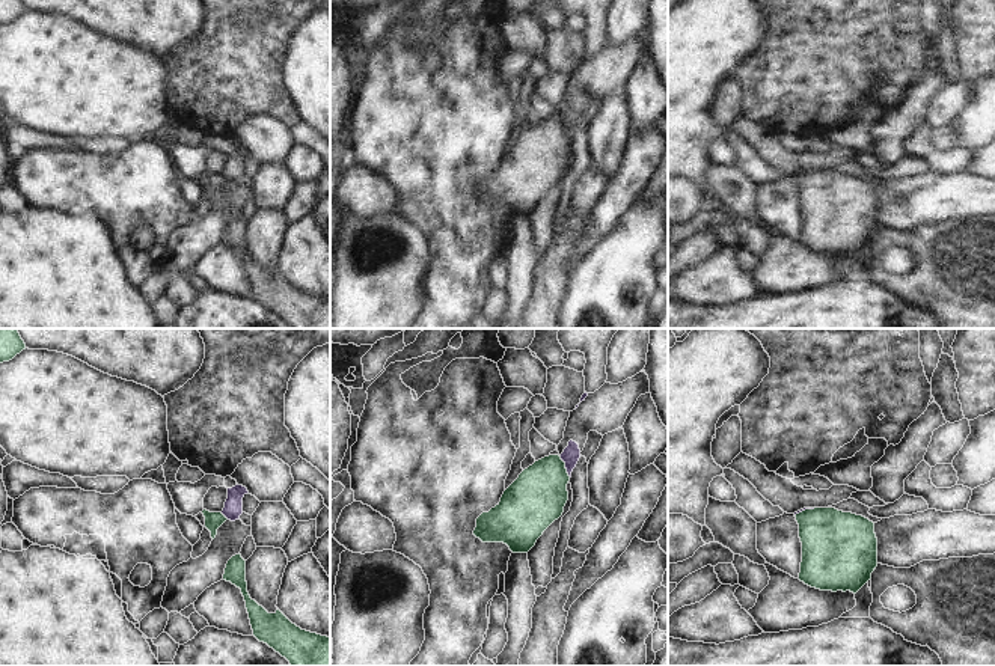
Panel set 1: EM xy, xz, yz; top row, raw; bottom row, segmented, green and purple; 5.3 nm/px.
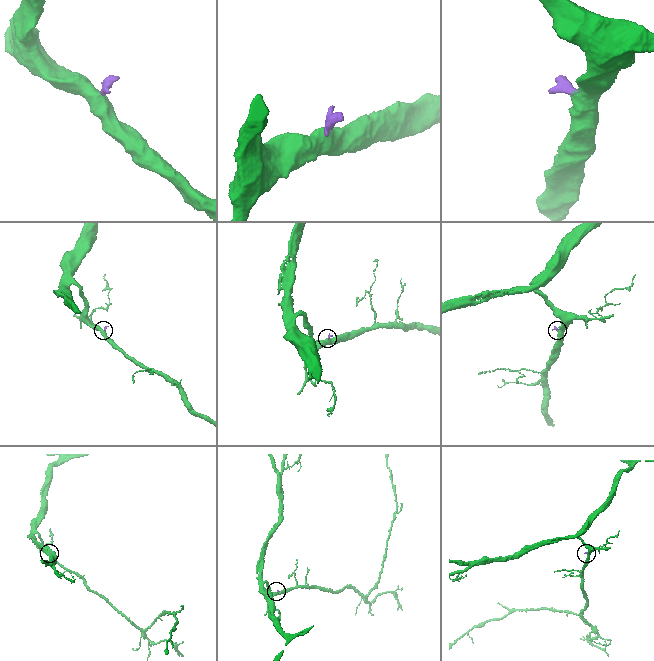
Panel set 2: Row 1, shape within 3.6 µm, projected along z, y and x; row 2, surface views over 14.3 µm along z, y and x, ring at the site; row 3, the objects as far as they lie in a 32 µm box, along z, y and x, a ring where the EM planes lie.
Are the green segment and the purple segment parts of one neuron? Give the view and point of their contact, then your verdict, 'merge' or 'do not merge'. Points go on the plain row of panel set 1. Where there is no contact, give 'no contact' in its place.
contact xz (564, 128); do not merge

